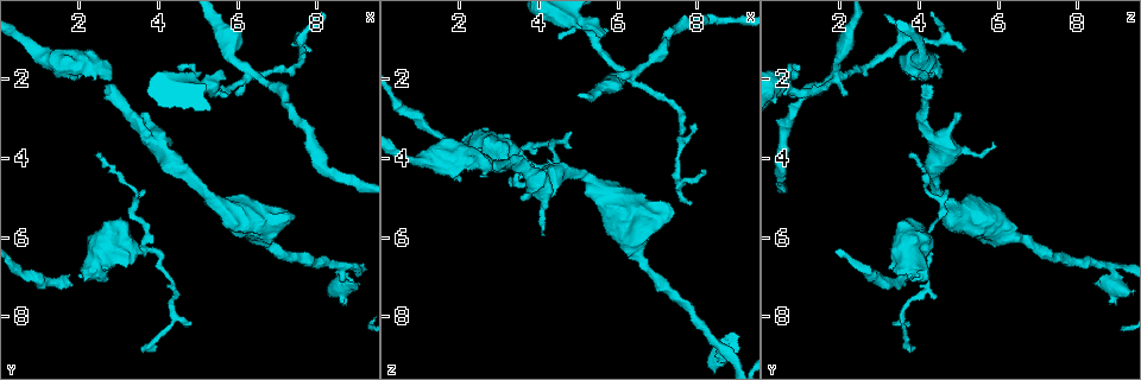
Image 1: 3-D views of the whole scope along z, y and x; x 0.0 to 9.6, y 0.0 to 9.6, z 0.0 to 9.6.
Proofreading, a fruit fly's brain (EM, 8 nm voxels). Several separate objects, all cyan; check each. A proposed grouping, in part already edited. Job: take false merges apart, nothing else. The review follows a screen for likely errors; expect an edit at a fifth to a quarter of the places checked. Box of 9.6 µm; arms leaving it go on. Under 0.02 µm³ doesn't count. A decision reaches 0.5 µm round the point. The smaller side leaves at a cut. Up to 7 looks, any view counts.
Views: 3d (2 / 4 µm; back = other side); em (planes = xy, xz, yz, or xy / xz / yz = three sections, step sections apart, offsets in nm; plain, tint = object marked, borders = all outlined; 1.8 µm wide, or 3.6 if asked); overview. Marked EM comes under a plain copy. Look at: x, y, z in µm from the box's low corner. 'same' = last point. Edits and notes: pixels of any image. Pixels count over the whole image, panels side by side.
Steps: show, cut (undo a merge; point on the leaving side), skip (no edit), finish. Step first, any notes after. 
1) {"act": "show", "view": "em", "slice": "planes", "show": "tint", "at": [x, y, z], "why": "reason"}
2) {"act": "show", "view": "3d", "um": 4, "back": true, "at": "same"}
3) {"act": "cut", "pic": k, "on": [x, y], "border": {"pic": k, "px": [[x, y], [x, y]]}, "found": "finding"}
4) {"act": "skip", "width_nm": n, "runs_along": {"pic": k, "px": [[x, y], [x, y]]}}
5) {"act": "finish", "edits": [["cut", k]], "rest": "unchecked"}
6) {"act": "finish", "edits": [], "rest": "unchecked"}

{"act": "show", "view": "3d", "um": 4, "at": [8.55, 7.10, 8.90], "why": "arms part here"}

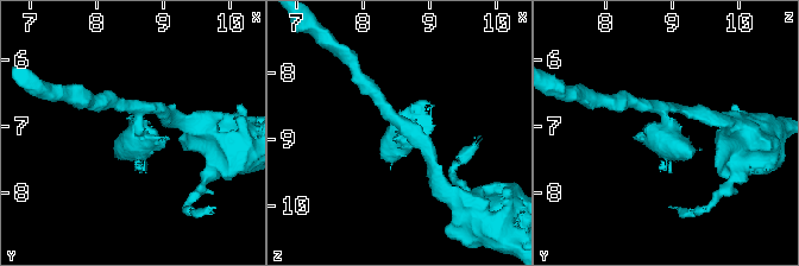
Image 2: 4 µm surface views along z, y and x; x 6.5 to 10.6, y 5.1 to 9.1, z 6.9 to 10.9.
{"act": "show", "view": "em", "slice": "planes", "show": "tint", "at": [8.55, 7.15, 8.90], "why": "need the tissue"}

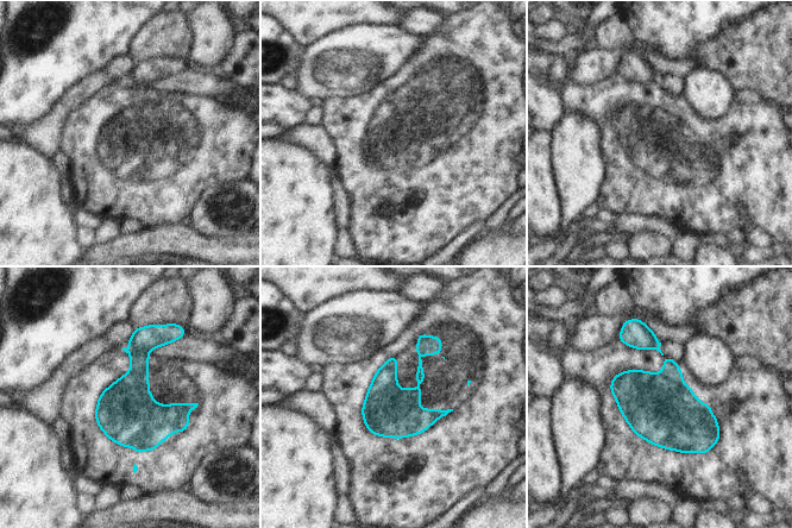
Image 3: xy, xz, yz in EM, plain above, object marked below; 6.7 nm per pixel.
{"act": "cut", "pic": 3, "on": [133, 387], "border": {"pic": 3, "px": [[133, 349], [146, 353]]}, "found": "two neurons meet here"}

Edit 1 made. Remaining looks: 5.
{"act": "show", "view": "3d", "um": 4, "at": [4.10, 3.90, 4.60], "why": "sharp bend"}

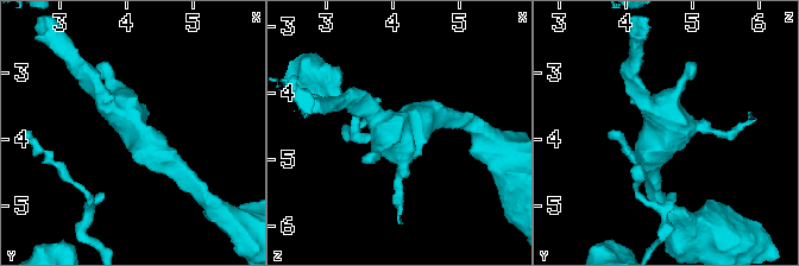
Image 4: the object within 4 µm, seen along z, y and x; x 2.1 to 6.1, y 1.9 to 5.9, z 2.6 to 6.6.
{"act": "show", "view": "em", "slice": "planes", "show": "tint", "at": [4.20, 3.90, 4.60]}

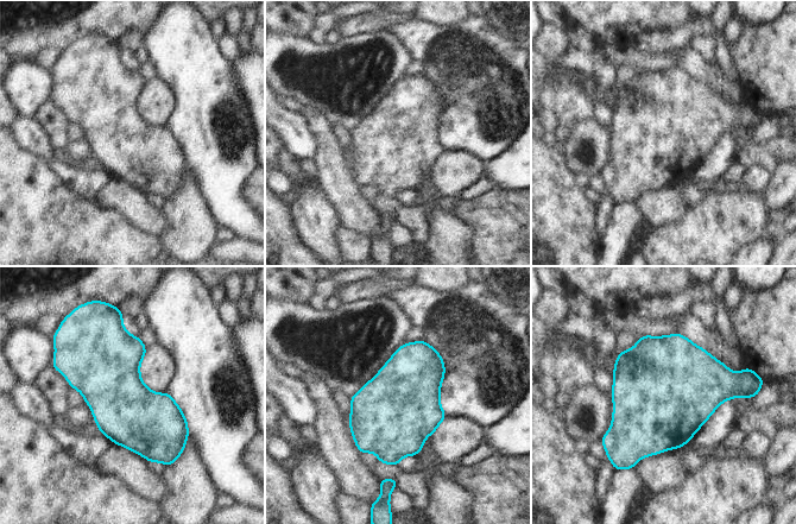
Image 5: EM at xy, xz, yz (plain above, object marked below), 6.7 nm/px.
{"act": "skip", "found": "continuous, no second neuron"}

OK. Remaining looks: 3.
{"act": "finish", "edits": [["cut", 3]], "rest": "unchecked"}

